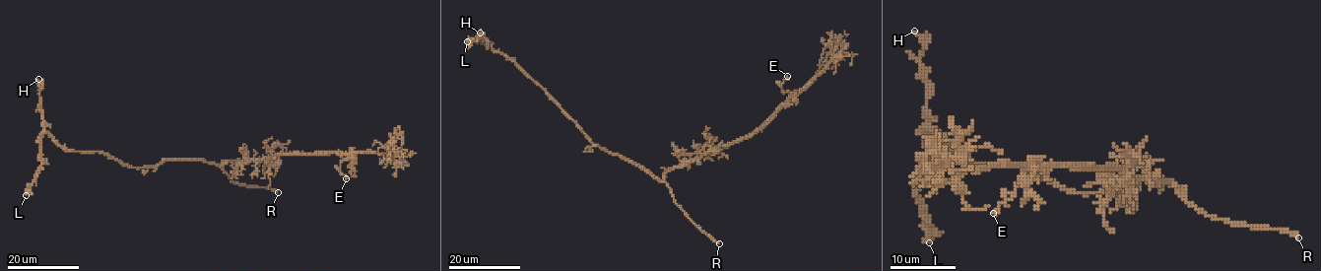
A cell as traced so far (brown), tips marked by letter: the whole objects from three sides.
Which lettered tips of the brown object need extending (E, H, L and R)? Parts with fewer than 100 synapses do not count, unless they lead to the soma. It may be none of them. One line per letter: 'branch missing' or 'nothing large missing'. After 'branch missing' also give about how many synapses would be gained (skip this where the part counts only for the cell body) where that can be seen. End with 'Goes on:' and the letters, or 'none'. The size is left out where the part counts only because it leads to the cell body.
E: nothing large missing
H: nothing large missing
L: nothing large missing
R: branch missing
Goes on: R

